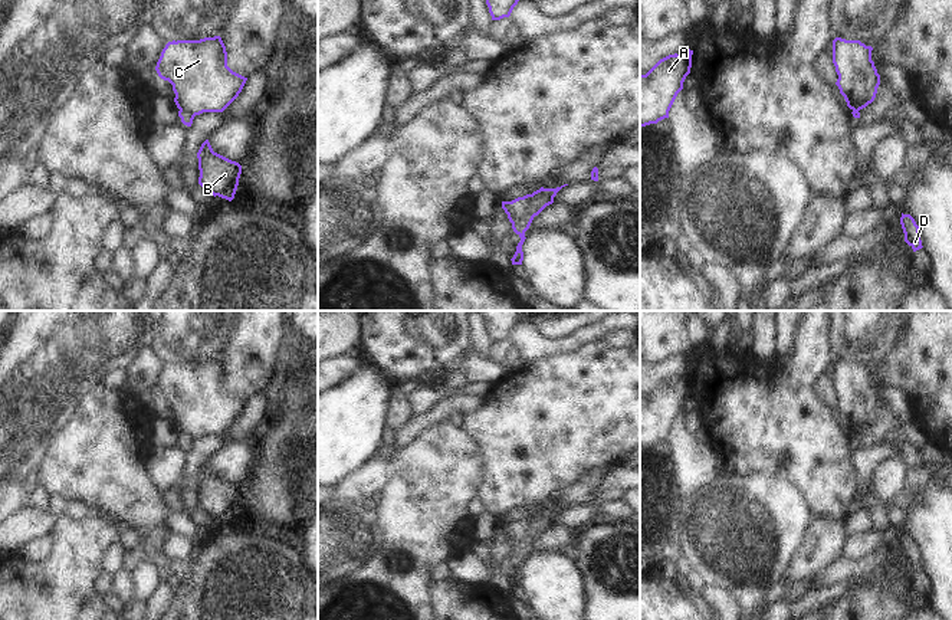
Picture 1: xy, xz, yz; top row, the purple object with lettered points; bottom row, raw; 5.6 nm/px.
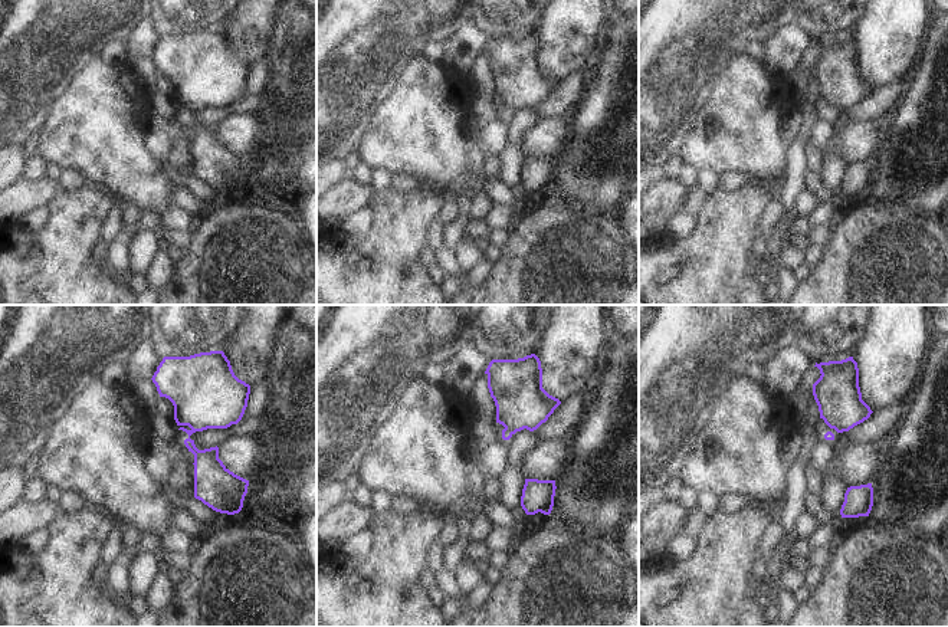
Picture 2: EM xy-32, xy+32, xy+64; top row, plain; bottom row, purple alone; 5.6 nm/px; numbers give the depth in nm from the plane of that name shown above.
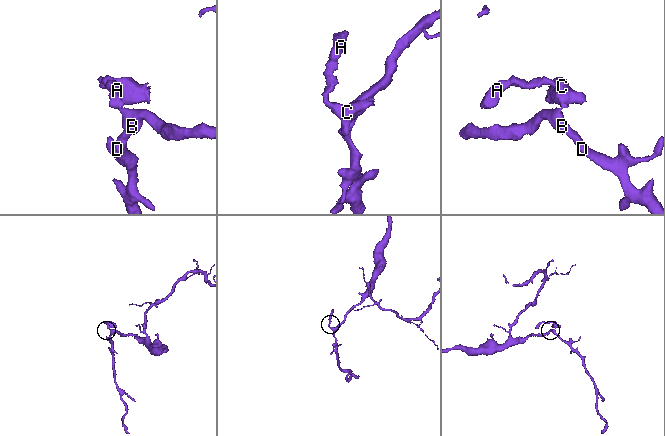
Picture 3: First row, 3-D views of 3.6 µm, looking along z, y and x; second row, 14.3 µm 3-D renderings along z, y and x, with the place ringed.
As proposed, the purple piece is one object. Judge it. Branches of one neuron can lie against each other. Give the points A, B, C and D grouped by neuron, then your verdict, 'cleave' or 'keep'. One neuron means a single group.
groups A C / B D; cleave

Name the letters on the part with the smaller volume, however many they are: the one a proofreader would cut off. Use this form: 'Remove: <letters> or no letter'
Remove: A, C

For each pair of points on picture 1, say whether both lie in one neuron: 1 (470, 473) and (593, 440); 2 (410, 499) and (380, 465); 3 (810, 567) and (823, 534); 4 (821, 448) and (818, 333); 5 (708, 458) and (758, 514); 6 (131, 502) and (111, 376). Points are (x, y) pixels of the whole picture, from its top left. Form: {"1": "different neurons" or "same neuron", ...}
{"1": "different neurons", "2": "different neurons", "3": "same neuron", "4": "same neuron", "5": "different neurons", "6": "same neuron"}

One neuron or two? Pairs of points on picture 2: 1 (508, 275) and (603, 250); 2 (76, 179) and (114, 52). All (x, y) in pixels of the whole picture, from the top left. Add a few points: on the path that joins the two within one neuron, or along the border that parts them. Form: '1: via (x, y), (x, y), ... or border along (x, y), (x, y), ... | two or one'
1: via (531, 275), (563, 273), (576, 261), (580, 261) | one
2: border along (62, 167), (76, 170), (88, 181) | two

